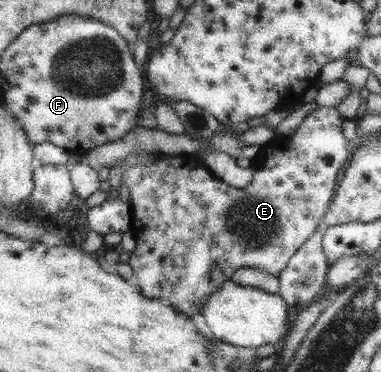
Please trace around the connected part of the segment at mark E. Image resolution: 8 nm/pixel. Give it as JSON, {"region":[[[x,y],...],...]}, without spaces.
{"region":[[[318,107],[317,109],[312,109],[312,114],[307,115],[304,119],[304,122],[302,125],[297,129],[296,133],[291,136],[291,139],[289,140],[289,143],[273,143],[269,146],[266,146],[264,148],[264,151],[258,156],[257,159],[252,160],[253,161],[253,168],[256,171],[256,178],[255,181],[248,186],[248,188],[236,188],[231,185],[228,185],[228,182],[224,182],[224,180],[220,180],[218,178],[218,174],[214,174],[214,170],[210,170],[210,166],[206,165],[206,162],[203,161],[203,158],[199,156],[198,153],[195,153],[191,149],[186,152],[185,154],[167,154],[167,153],[160,153],[157,152],[150,152],[149,150],[137,150],[137,152],[133,152],[133,154],[127,155],[127,158],[124,160],[119,160],[117,164],[113,164],[113,166],[120,165],[122,166],[125,171],[123,173],[124,181],[126,186],[128,186],[131,194],[131,200],[133,203],[133,211],[134,211],[134,220],[133,220],[133,228],[131,231],[135,235],[135,238],[137,240],[137,247],[134,252],[131,253],[130,258],[130,264],[133,267],[134,273],[137,275],[137,278],[139,279],[139,285],[141,286],[140,290],[143,291],[143,294],[148,296],[150,299],[165,299],[166,301],[170,301],[178,311],[182,311],[182,313],[185,313],[188,316],[193,316],[194,318],[201,319],[201,316],[204,314],[204,310],[206,310],[206,306],[208,306],[208,300],[210,300],[210,296],[214,296],[216,294],[216,291],[218,289],[221,289],[221,286],[229,280],[233,280],[233,276],[237,273],[237,270],[240,270],[241,268],[255,268],[255,269],[262,269],[268,272],[271,272],[275,275],[281,275],[282,272],[284,272],[286,269],[289,268],[290,261],[293,260],[293,256],[297,254],[297,252],[312,238],[316,232],[318,232],[320,226],[324,224],[324,220],[327,217],[327,214],[330,210],[331,205],[336,200],[337,192],[340,188],[338,188],[338,182],[340,182],[340,172],[342,172],[342,168],[346,166],[346,164],[350,161],[350,158],[354,155],[350,153],[350,147],[351,141],[349,138],[346,138],[345,135],[345,118],[342,116],[342,111],[338,110],[336,107]]]}

